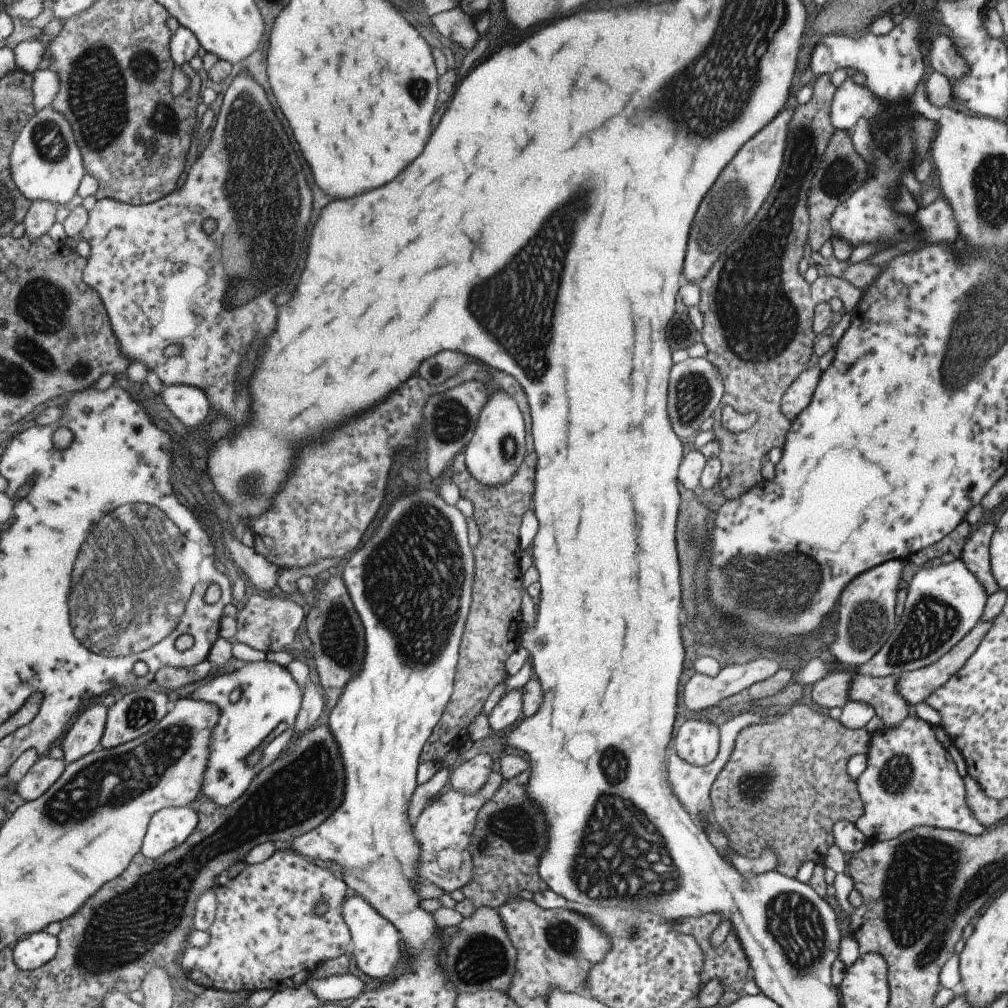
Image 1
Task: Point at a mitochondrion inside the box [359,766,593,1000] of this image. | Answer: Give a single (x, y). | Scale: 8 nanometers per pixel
(481, 959)

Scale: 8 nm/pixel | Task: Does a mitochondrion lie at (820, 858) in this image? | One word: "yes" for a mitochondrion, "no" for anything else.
no

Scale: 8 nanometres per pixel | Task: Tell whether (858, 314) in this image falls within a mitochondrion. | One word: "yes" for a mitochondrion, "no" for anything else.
no

